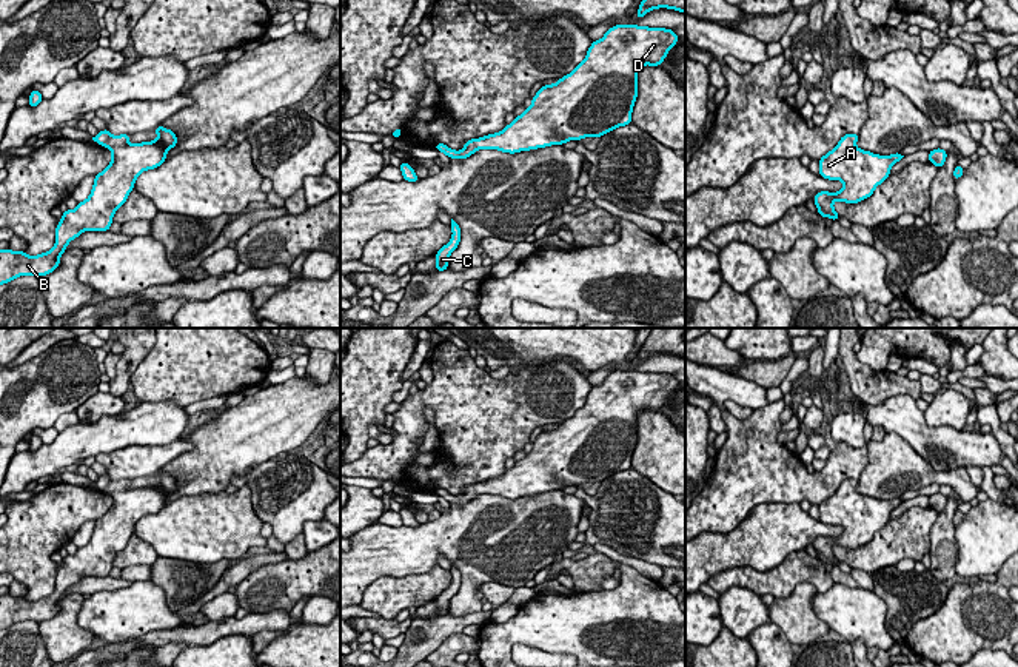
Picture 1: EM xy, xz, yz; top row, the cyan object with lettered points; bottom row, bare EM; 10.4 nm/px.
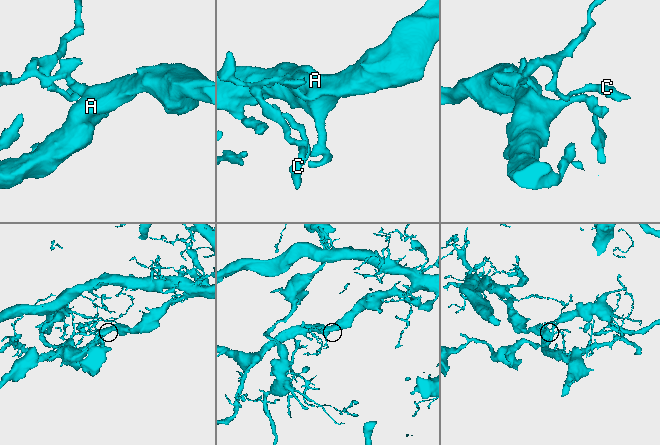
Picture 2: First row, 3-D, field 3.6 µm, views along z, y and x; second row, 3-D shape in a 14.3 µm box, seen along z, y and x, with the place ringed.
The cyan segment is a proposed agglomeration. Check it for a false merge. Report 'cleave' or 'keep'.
keep

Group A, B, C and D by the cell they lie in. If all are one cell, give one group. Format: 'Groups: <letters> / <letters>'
Groups: A B C D

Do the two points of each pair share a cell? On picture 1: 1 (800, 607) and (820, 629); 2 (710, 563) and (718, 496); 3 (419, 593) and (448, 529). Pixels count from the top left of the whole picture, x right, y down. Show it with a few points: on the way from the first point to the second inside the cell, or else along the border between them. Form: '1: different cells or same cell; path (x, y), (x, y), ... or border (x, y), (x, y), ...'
1: same cell; path (803, 612), (815, 624)
2: different cells; border (746, 516), (729, 532), (701, 533)
3: different cells; border (438, 564), (427, 572), (395, 578)

